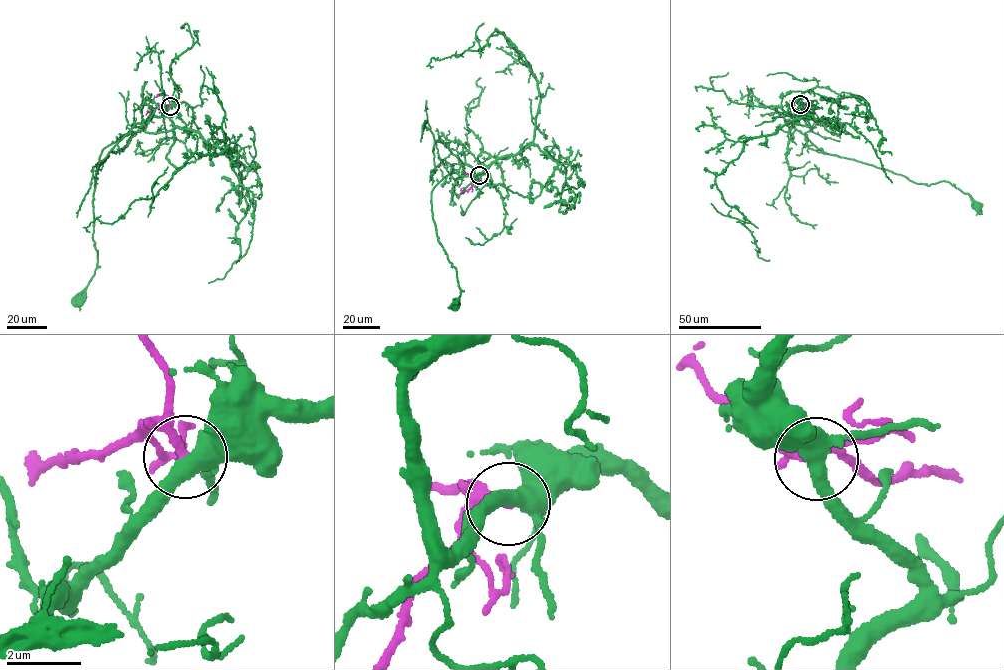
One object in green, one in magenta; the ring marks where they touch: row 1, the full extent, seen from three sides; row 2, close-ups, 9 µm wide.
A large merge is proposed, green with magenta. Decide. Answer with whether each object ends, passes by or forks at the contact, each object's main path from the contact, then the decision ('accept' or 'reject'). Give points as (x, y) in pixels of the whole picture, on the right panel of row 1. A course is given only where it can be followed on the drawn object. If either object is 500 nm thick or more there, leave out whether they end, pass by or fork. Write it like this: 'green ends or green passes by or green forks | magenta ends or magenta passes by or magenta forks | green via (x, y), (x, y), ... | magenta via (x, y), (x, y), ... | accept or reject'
green forks | magenta ends | green via (800, 104), (804, 110), (797, 116), (811, 127), (805, 134), (824, 152), (915, 182), (948, 181), (978, 206) | magenta via (800, 104), (811, 105), (813, 111), (810, 112) | reject

